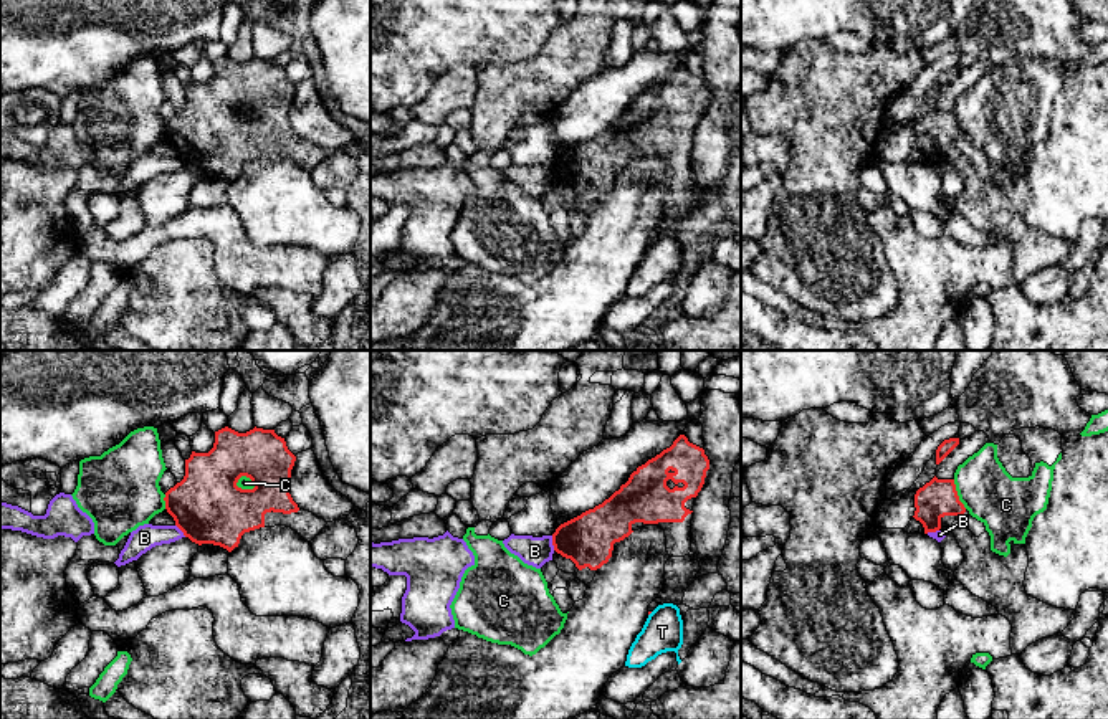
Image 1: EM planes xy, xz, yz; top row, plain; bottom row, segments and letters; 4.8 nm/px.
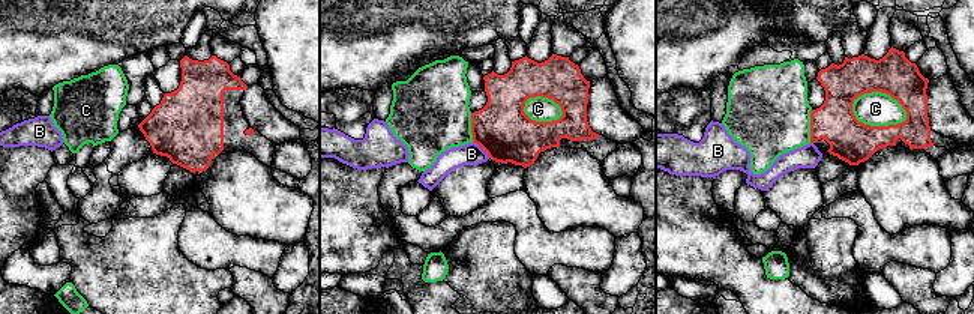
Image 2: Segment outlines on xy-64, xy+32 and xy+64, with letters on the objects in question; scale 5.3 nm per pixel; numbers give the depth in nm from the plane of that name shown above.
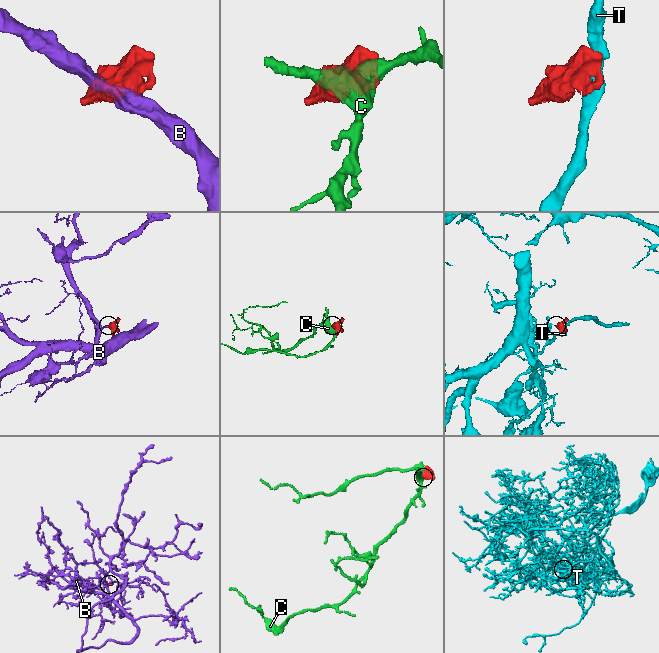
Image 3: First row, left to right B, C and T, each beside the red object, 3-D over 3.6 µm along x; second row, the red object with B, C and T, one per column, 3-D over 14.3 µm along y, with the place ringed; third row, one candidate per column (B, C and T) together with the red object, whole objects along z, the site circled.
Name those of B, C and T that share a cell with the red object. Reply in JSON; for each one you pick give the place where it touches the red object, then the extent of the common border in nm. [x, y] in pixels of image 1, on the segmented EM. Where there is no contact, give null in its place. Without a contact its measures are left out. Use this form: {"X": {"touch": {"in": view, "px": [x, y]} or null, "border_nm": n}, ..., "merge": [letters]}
{"merge": []}

